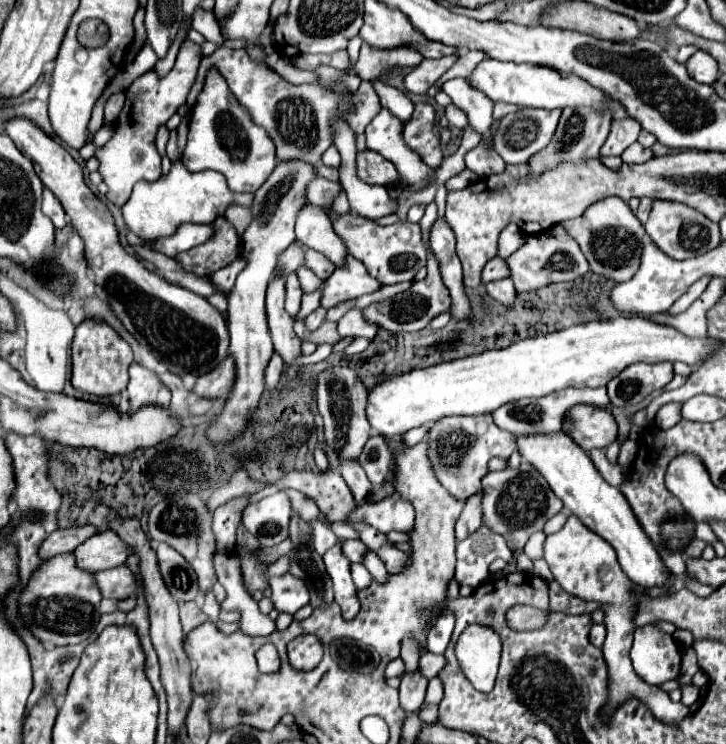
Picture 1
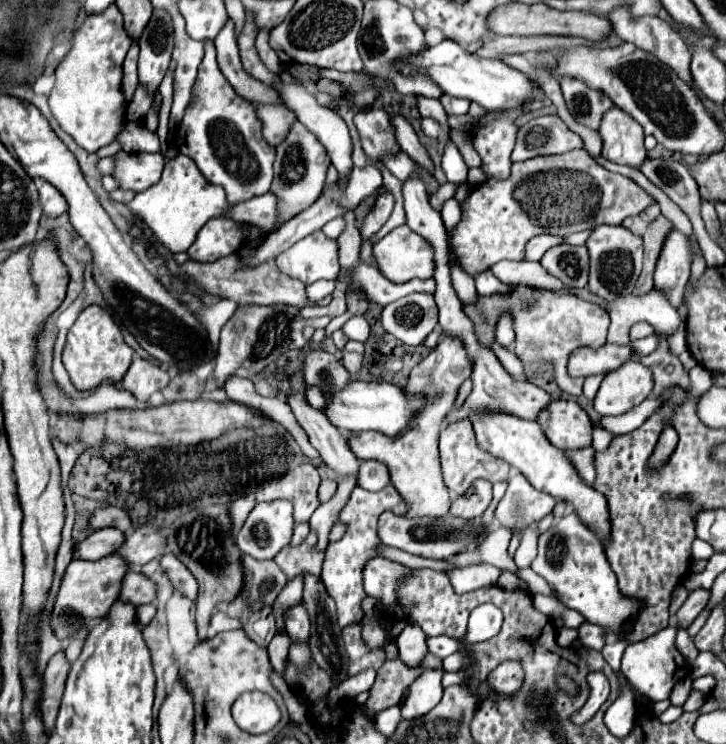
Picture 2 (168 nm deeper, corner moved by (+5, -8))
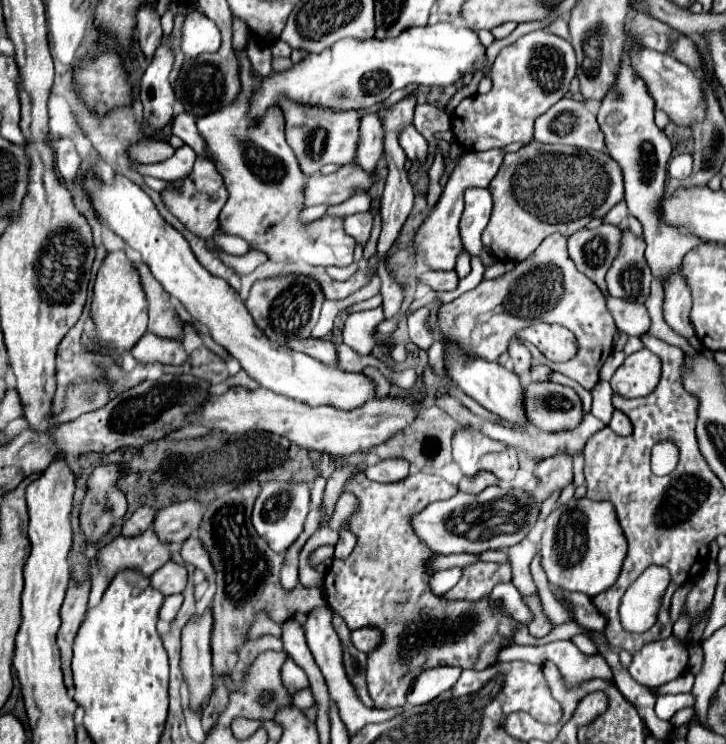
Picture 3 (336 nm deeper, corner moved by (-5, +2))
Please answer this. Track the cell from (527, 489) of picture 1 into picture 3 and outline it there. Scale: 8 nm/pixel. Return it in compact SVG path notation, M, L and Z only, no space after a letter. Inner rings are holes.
M554 455L540 459L536 463L534 475L538 477L536 497L538 501L548 499L554 491L562 491L566 485L572 483L572 461L566 455Z

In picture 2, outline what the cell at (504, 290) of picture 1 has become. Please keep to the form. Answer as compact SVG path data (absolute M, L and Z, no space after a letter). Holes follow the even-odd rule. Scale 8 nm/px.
M504 315L502 321L498 321L496 325L496 341L502 345L502 347L512 347L516 337L514 337L514 329L512 329L512 319L510 315Z

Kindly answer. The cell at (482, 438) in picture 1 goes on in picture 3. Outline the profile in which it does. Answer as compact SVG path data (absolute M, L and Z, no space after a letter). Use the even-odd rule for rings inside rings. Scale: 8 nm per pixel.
M466 425L452 437L454 461L466 477L478 471L492 471L500 481L514 479L518 471L518 457L514 447L494 441L480 429Z

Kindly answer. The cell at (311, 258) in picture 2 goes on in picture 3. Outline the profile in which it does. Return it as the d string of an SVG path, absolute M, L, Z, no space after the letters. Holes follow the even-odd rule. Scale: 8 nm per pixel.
M238 95L230 105L196 119L196 127L206 141L206 153L214 159L230 193L220 211L220 231L254 243L254 249L268 253L270 261L276 263L350 265L356 241L344 231L342 217L322 217L310 225L298 223L304 175L284 139L282 111L268 109L264 121L252 125L252 121L248 121L248 101L250 99Z

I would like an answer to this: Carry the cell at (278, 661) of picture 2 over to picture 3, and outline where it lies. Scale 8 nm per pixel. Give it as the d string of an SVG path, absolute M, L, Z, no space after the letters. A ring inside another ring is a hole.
M300 689L300 691L296 691L296 693L292 695L292 703L294 703L298 709L308 709L308 707L314 703L314 699L312 699L312 693L310 693L308 689Z

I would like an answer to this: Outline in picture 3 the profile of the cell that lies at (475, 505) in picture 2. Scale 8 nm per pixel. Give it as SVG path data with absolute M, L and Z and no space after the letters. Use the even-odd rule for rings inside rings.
M482 471L474 477L464 477L458 485L458 491L462 493L472 493L472 495L478 495L482 493L486 487L490 485L498 485L498 477L494 473L488 473L488 471Z

